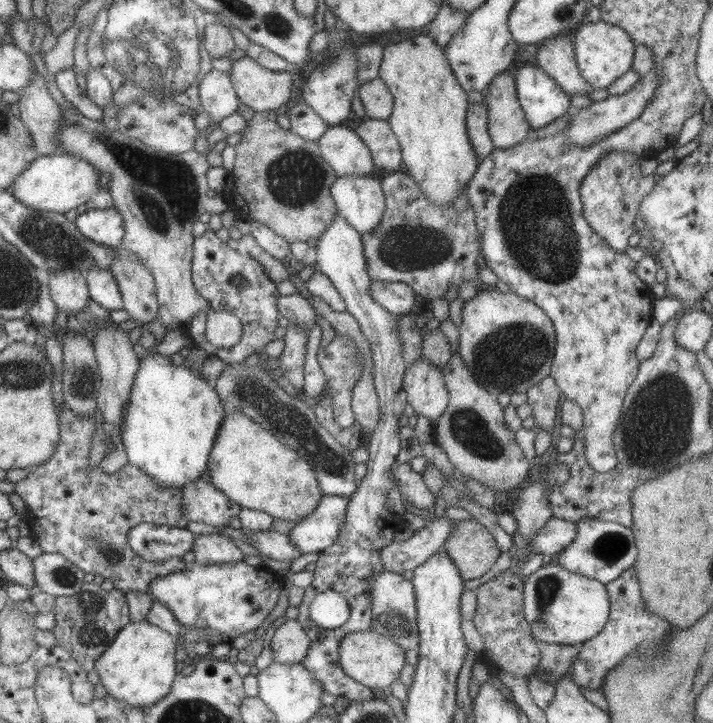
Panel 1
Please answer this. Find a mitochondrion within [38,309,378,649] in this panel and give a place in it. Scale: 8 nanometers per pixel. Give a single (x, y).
(252, 386)

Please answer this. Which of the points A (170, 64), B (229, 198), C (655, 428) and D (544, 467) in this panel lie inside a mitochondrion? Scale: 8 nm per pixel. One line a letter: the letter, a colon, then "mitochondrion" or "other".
A: mitochondrion
B: other
C: mitochondrion
D: other

